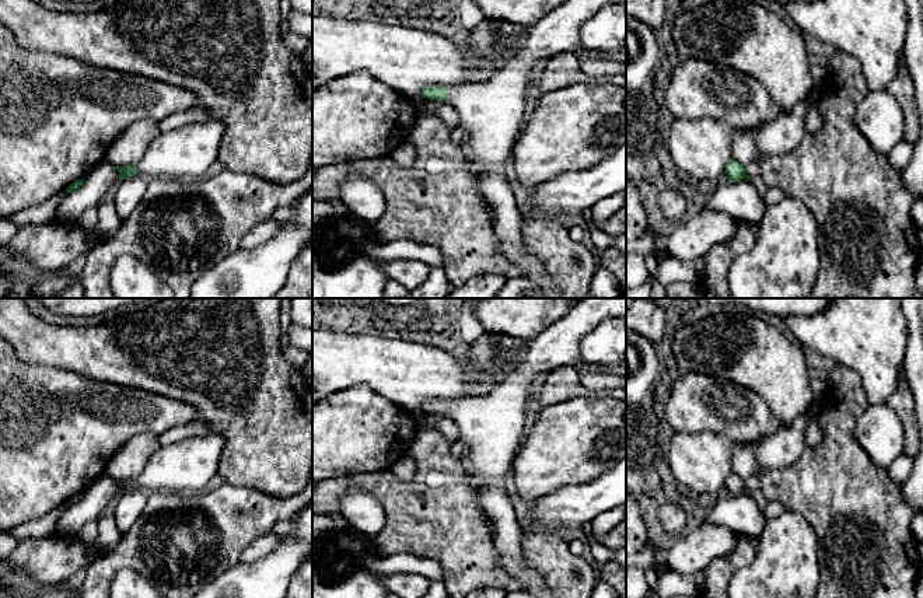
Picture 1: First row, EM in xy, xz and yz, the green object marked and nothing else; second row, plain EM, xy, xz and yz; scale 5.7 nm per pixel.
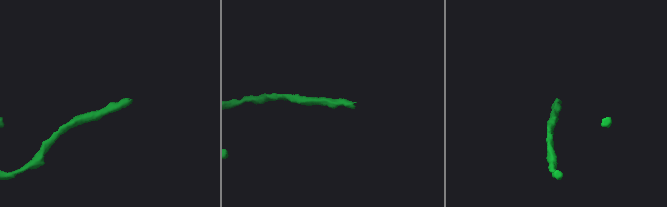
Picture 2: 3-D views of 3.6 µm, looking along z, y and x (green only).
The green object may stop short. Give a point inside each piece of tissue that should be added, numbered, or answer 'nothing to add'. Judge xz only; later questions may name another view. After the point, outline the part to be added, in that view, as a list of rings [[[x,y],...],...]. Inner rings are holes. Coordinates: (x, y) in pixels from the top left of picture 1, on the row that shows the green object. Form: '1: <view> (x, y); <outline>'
1: xz (490, 111); [[[566,0],[538,22],[529,27],[524,45],[497,67],[487,71],[480,81],[464,83],[444,92],[461,118],[461,126],[469,139],[468,153],[479,165],[479,189],[487,202],[493,217],[494,231],[499,237],[500,252],[513,263],[522,269],[522,276],[535,283],[545,298],[563,298],[555,279],[546,272],[543,265],[534,258],[522,244],[522,217],[514,193],[510,188],[511,157],[515,140],[521,133],[521,120],[525,112],[527,90],[535,83],[532,70],[538,60],[545,60],[562,52],[573,52],[580,48],[578,28],[590,20],[602,6],[611,3],[626,3],[626,0]]]

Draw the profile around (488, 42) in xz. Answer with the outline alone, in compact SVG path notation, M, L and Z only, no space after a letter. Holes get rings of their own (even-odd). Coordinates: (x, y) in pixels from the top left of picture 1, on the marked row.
M485 18L465 39L464 49L475 67L489 71L497 67L508 49L515 46L520 34L528 34L529 27L501 20Z

